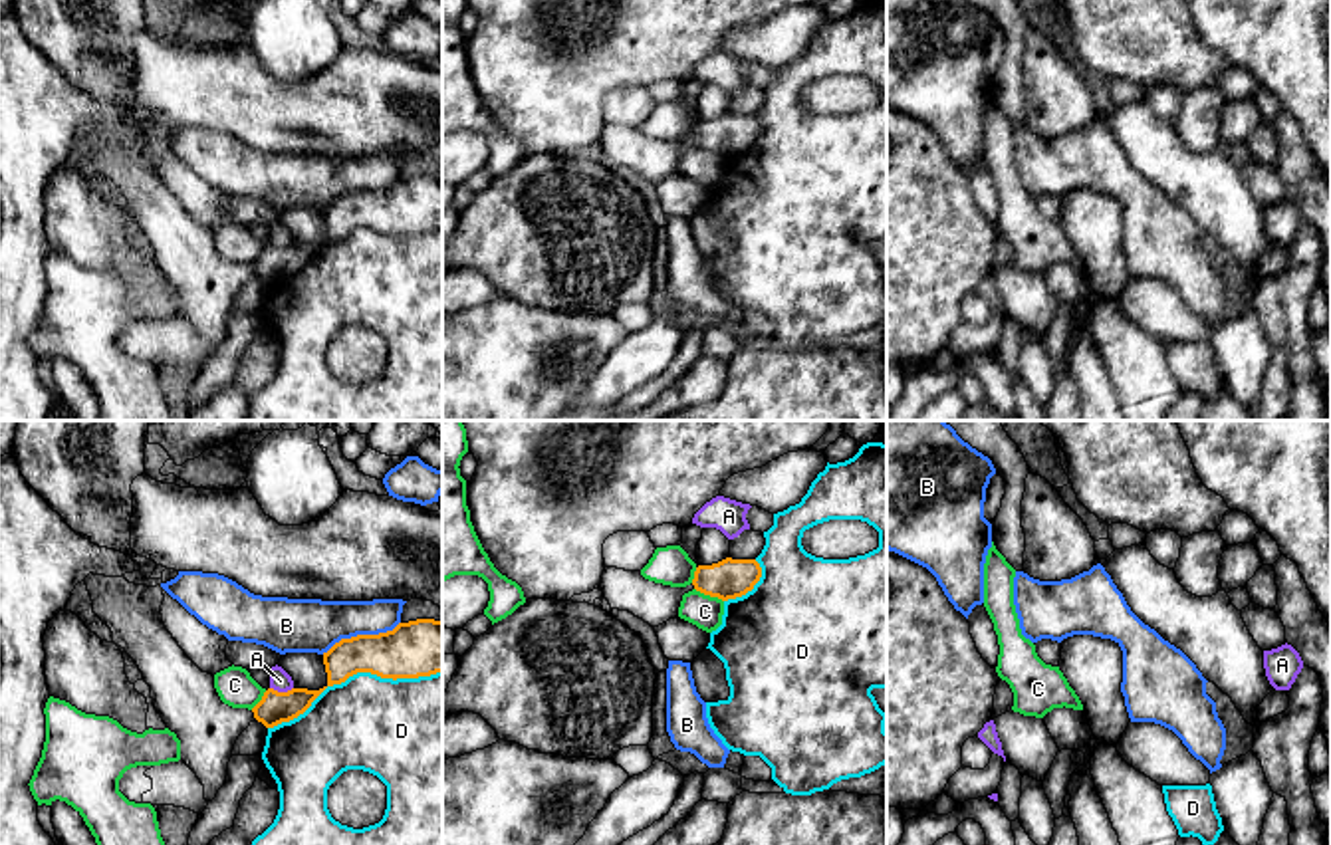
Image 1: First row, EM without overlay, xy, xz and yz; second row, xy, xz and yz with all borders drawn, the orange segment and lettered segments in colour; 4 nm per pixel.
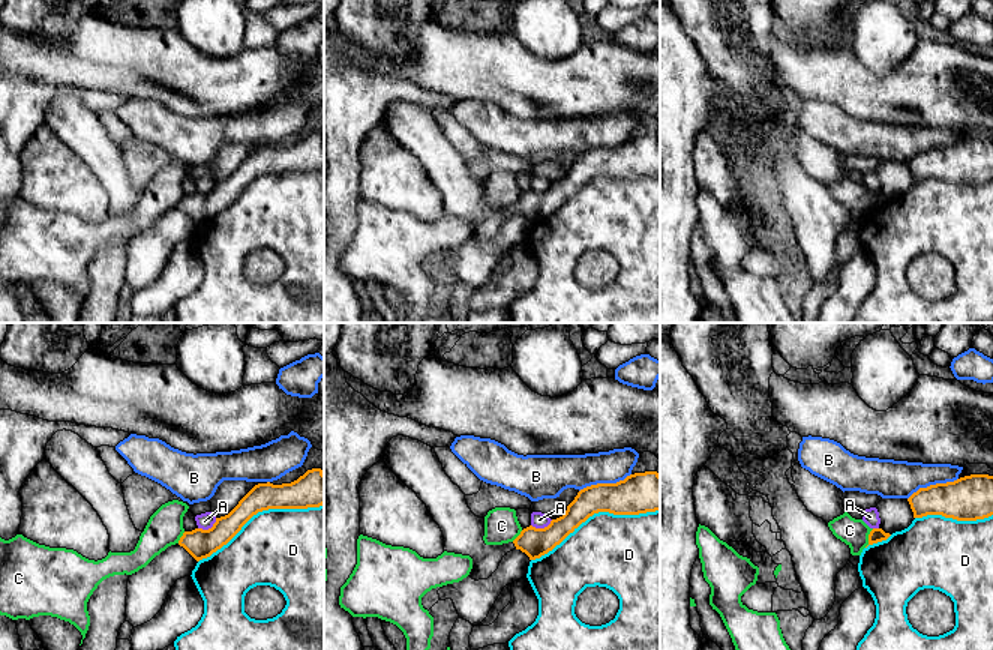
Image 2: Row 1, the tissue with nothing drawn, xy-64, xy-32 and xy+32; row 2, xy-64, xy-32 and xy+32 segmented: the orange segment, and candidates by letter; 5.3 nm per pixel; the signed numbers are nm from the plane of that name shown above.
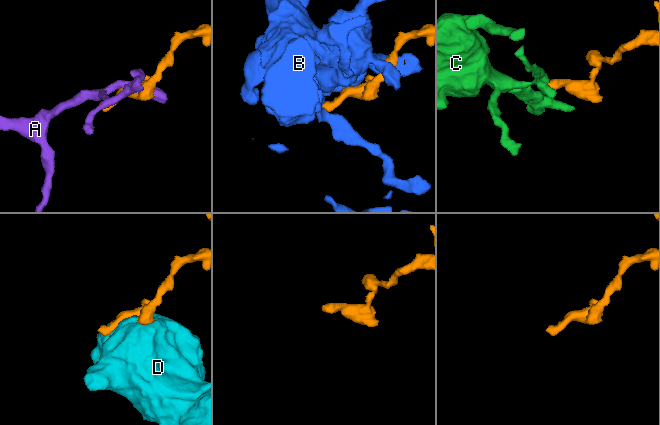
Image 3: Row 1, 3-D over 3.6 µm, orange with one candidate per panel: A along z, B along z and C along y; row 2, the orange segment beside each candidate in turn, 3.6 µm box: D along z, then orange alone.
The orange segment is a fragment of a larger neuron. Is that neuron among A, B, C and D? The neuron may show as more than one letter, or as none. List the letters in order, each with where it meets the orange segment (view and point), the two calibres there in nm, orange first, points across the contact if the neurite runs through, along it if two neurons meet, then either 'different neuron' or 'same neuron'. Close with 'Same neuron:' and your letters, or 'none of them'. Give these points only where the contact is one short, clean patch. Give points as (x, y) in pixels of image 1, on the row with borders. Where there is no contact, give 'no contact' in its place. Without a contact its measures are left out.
A: meets orange in xy at (282, 693); 130 nm thick on the orange side, 90 nm on the other; border along xy (270, 687), (278, 691), (292, 689); different neuron
B: meets orange in xy at (360, 635); 220 nm thick on the orange side, 220 nm on the other; different neuron
C: meets orange in xz at (709, 594); 160 nm thick on the orange side, 140 nm on the other; border along xz (695, 588), (723, 602); different neuron
D: meets orange in xy at (354, 673); 220 nm thick on the orange side, 380 nm on the other; different neuron
Same neuron: none of them

